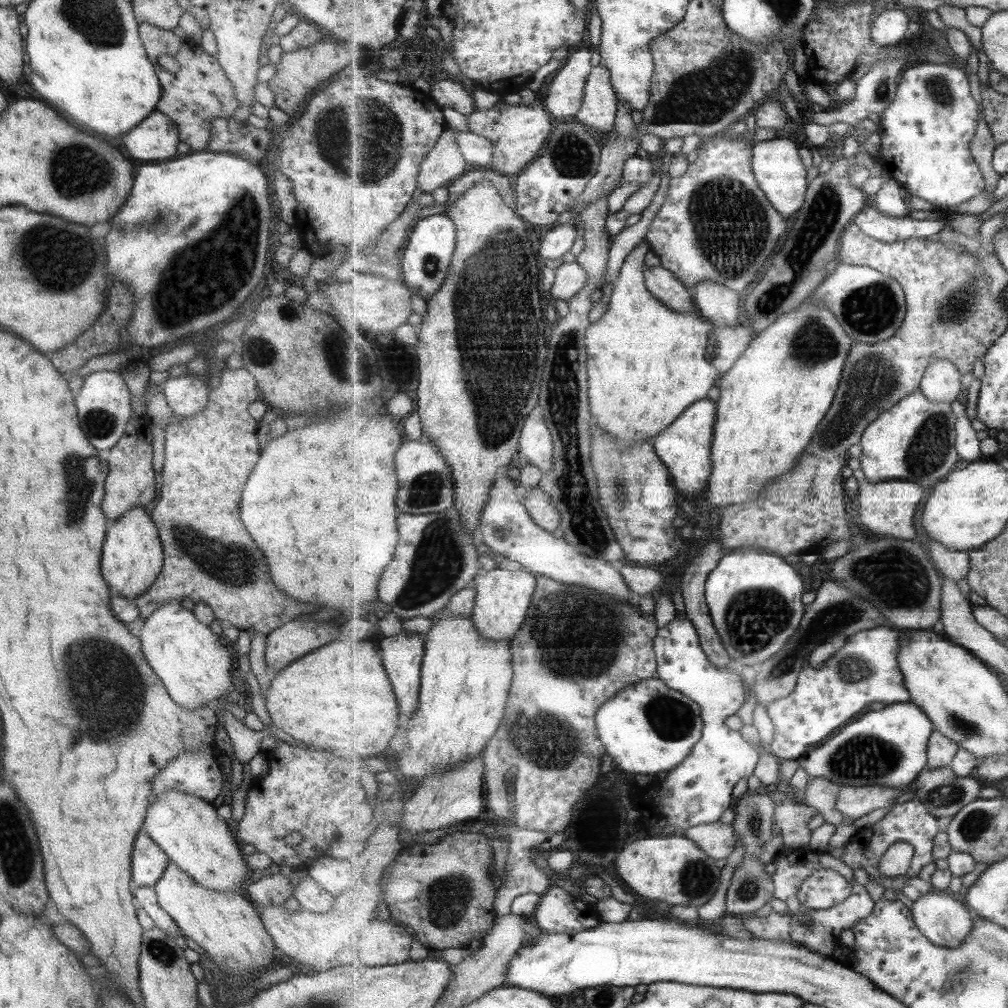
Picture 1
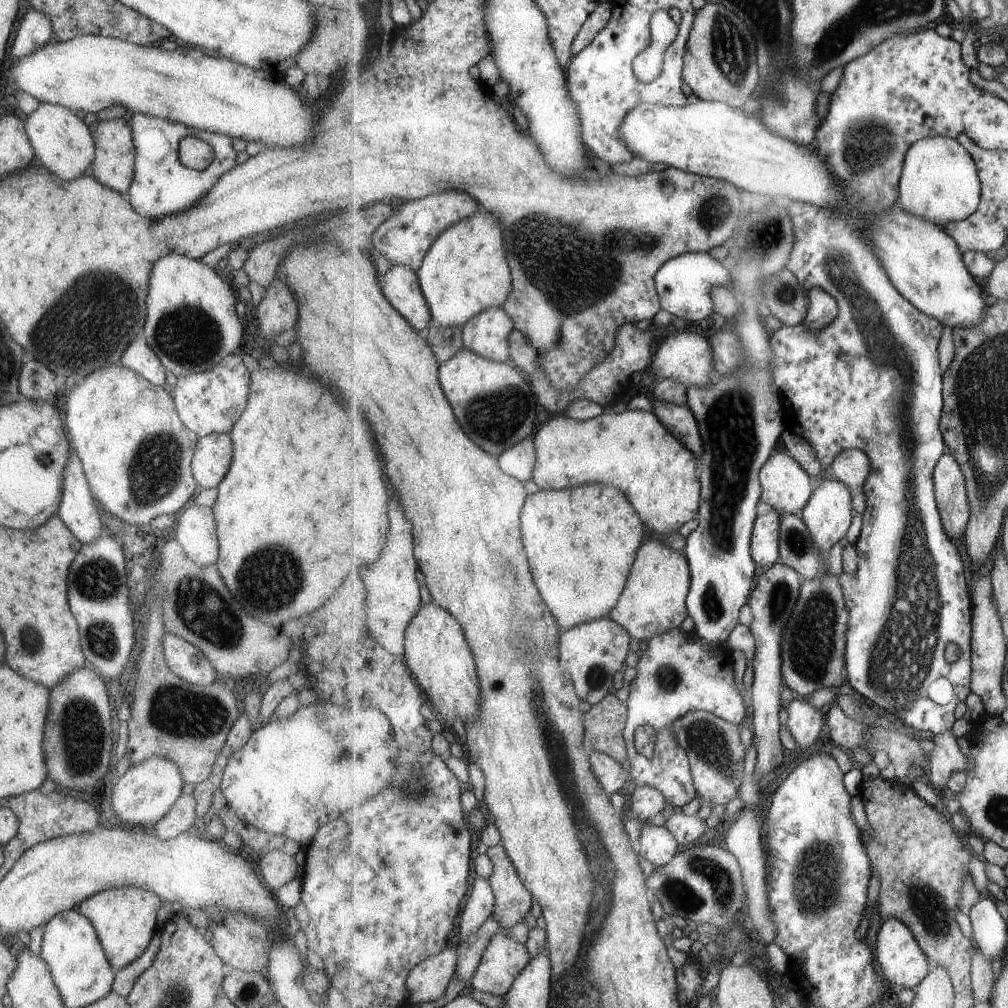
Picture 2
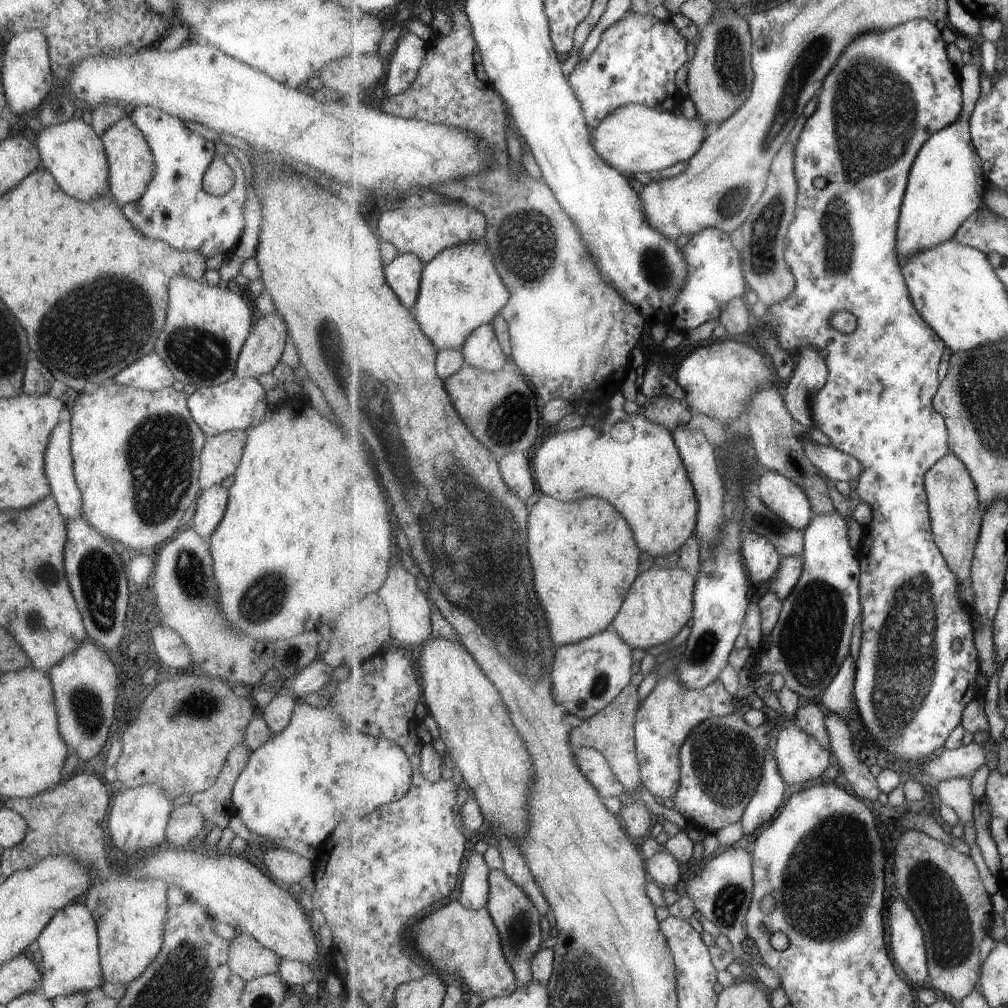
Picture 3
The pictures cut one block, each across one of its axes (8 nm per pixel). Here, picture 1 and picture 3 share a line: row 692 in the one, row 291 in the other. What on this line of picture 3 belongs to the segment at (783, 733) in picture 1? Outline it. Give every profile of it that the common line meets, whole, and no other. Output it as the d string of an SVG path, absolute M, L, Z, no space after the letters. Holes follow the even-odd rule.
M913 19L909 22L900 24L898 27L890 28L889 30L873 29L872 31L861 33L855 40L853 40L853 44L849 44L849 46L847 46L847 50L845 50L845 52L843 52L843 54L841 54L841 56L838 58L837 64L833 67L833 72L829 72L827 78L824 80L822 89L820 90L817 98L818 104L816 110L809 118L806 119L806 122L799 134L798 143L796 144L795 170L800 187L798 190L798 201L796 204L796 218L793 219L790 229L788 230L789 245L785 251L785 258L788 262L788 265L792 268L792 273L795 275L796 285L795 288L790 292L789 296L786 296L780 303L772 304L768 308L766 321L768 328L770 329L770 333L772 333L776 338L779 338L780 343L794 358L800 357L801 353L803 351L808 351L809 348L820 349L820 352L826 358L826 362L828 363L828 381L827 384L815 396L813 396L812 400L810 401L810 403L812 404L812 415L816 424L815 427L823 432L829 438L829 440L831 440L831 446L843 452L849 453L851 456L857 457L857 460L860 460L861 464L863 465L863 472L859 474L859 478L857 478L858 480L857 486L855 488L855 493L860 501L866 502L873 507L874 519L871 524L868 524L866 528L866 536L864 536L864 543L859 548L859 550L857 550L858 556L860 558L860 565L862 568L860 593L862 596L862 629L864 631L862 632L862 641L860 642L859 654L856 658L854 698L857 702L857 708L859 709L861 720L866 730L872 735L872 738L875 740L878 746L882 747L885 751L890 753L893 758L901 758L903 760L902 762L917 760L925 763L926 761L931 759L931 754L933 754L933 752L935 752L937 748L941 748L941 746L943 746L943 744L947 742L947 738L951 736L951 732L953 732L953 730L955 730L955 728L957 728L959 724L962 724L964 712L968 707L968 704L972 700L975 700L979 696L981 696L981 694L984 693L984 690L980 686L977 686L977 676L979 676L980 672L980 652L976 647L976 636L973 631L973 626L971 626L970 613L973 612L973 608L969 608L967 607L968 605L959 602L959 598L961 598L961 591L963 590L963 585L961 584L961 582L959 582L958 584L955 573L948 565L944 552L941 552L941 549L939 548L939 545L935 540L934 532L932 531L930 504L925 488L927 472L929 472L932 466L935 466L937 462L939 462L945 455L950 452L950 432L948 429L947 421L945 420L945 417L935 408L934 405L934 399L936 398L936 394L938 393L938 390L942 385L942 381L939 380L939 364L942 363L942 358L945 354L945 349L947 346L945 342L943 342L943 339L938 336L937 332L933 330L933 327L929 325L928 322L921 316L921 313L917 310L916 304L913 302L912 294L908 287L908 282L906 281L904 272L902 271L902 261L900 260L900 256L898 255L896 249L896 242L898 235L898 222L900 219L900 212L902 209L902 204L904 203L906 191L908 190L910 172L912 171L913 165L916 162L917 155L920 154L921 147L923 147L924 144L927 143L928 140L936 134L936 132L939 132L940 130L947 128L949 125L956 123L962 115L961 111L964 107L962 75L960 74L959 69L953 66L953 62L949 60L949 56L947 56L947 44L945 44L945 40L943 40L943 34L941 34L941 31L939 31L939 28L937 28L935 23L929 19ZM843 311L852 312L858 318L858 327L857 330L853 332L853 334L845 334L832 325L832 319L838 313Z

